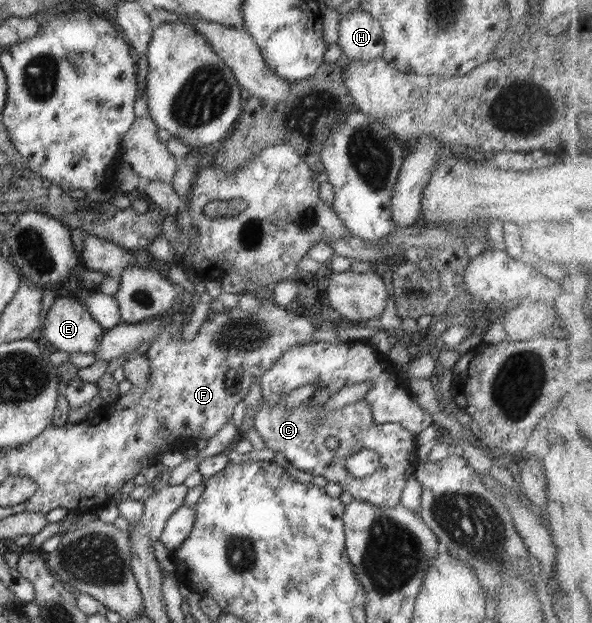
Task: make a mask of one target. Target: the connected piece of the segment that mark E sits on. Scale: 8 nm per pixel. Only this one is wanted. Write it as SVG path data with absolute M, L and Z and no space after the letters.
M71 293L68 295L58 294L53 305L46 314L44 320L43 338L57 348L57 351L70 352L94 352L100 344L104 329L96 319L87 311L87 308Z

